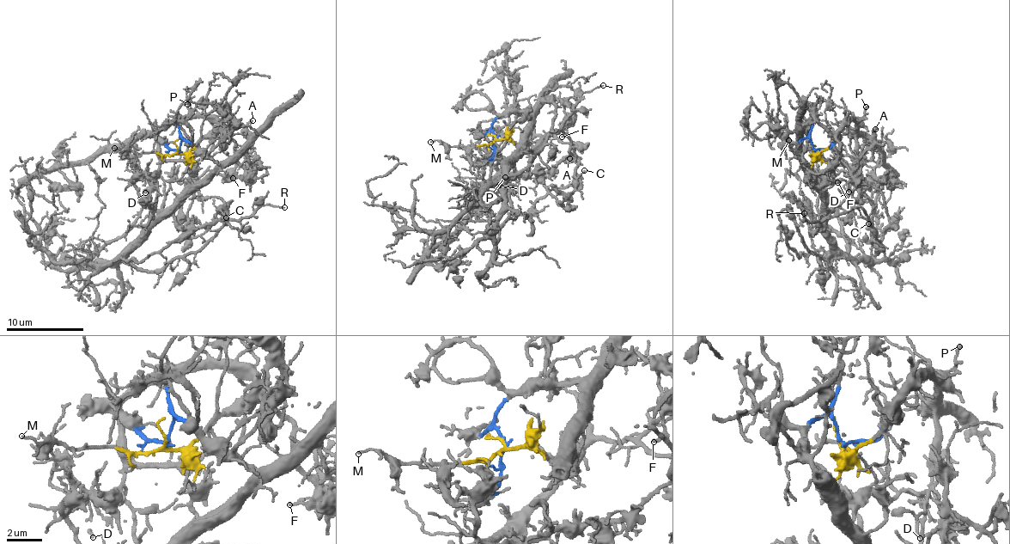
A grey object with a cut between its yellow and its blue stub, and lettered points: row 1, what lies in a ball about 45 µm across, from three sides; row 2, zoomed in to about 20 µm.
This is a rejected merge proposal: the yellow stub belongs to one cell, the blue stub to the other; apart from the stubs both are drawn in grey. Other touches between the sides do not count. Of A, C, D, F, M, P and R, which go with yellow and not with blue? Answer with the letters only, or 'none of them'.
A, F, M, P

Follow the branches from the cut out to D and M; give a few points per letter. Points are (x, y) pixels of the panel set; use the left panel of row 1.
D: (179, 149), (184, 140), (211, 158), (217, 169), (111, 262), (90, 262), (94, 253), (128, 230), (146, 193)
M: (179, 149), (172, 155), (124, 152), (113, 147)

